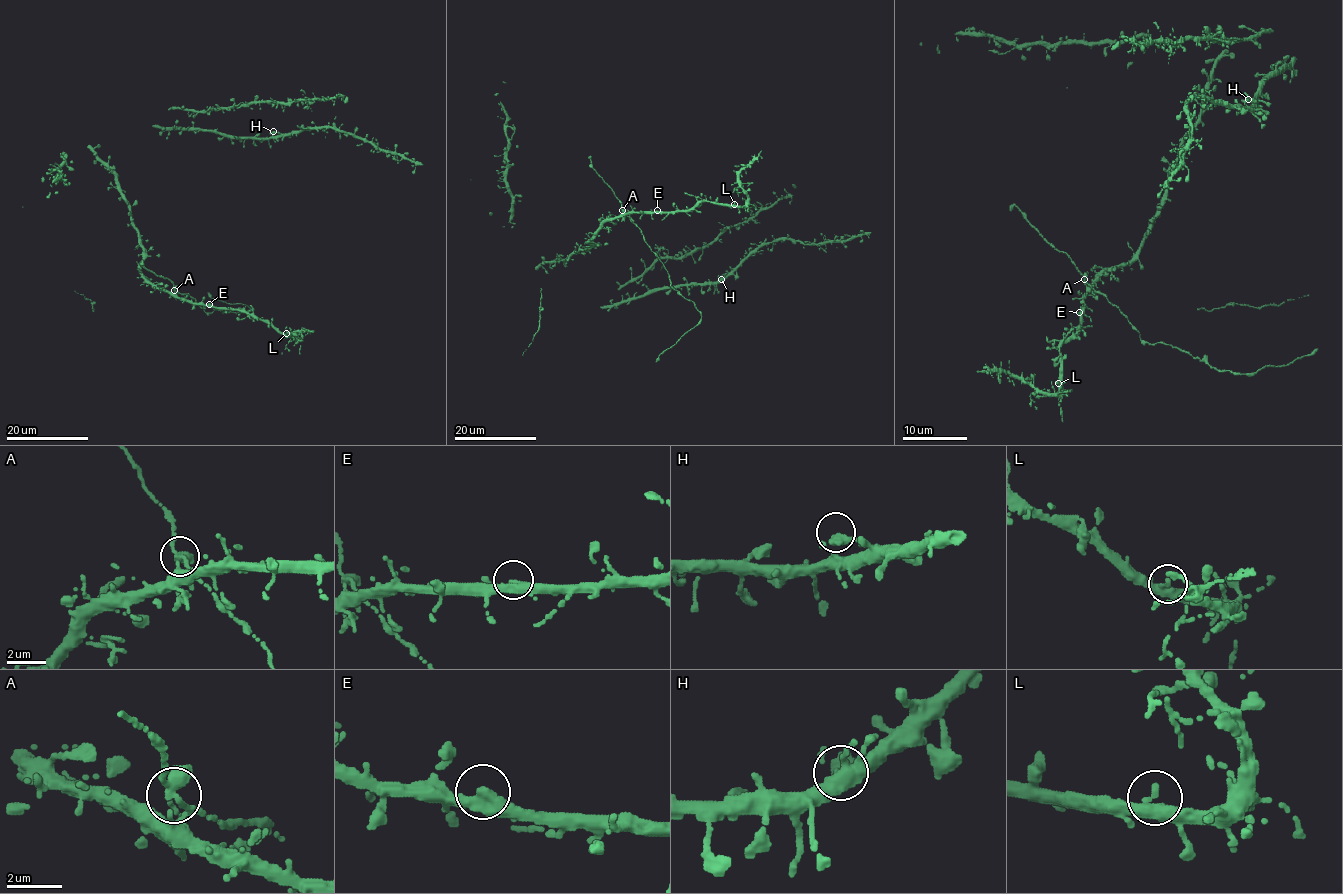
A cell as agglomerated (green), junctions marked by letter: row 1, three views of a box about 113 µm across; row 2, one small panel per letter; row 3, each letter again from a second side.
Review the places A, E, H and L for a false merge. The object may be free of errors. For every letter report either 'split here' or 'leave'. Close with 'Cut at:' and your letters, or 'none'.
A: leave
E: leave
H: leave
L: leave
Cut at: none

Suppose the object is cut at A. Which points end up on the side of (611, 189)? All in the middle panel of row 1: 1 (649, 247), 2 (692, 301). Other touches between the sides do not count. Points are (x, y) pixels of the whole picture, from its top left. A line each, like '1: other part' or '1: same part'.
1: same part
2: same part

